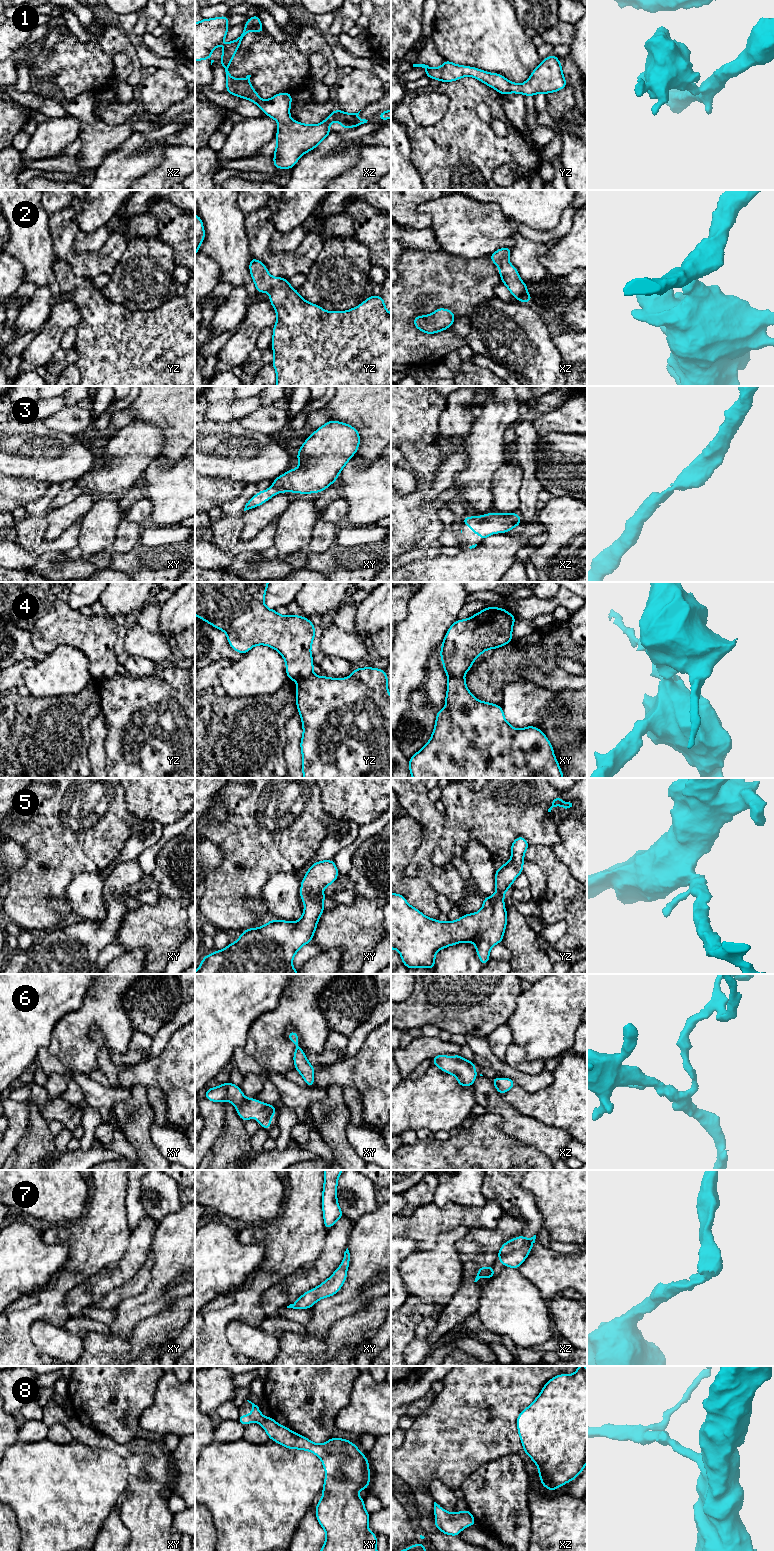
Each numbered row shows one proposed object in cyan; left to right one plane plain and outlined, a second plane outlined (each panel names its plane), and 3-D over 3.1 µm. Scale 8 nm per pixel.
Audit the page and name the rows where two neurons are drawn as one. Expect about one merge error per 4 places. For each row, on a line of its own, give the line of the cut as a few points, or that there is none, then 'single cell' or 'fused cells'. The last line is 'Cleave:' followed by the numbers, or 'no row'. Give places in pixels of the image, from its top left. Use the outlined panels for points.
1: no cut; single cell
2: no cut; single cell
3: no cut; single cell
4: cut in yz along (312, 673), (297, 680); fused cells
5: no cut; single cell
6: no cut; single cell
7: no cut; single cell
8: no cut; single cell
Cleave: 4

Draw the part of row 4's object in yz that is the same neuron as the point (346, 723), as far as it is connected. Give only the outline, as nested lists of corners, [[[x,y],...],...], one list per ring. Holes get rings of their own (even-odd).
[[[357,667],[347,679],[312,674],[298,680],[296,705],[303,726],[303,778],[391,778],[391,696],[385,670]]]

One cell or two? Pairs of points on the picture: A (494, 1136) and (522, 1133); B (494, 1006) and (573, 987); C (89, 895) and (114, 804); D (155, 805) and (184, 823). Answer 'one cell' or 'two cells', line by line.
A: two cells
B: two cells
C: two cells
D: two cells

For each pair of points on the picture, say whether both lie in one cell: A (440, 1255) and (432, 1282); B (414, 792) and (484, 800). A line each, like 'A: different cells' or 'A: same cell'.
A: same cell
B: different cells

